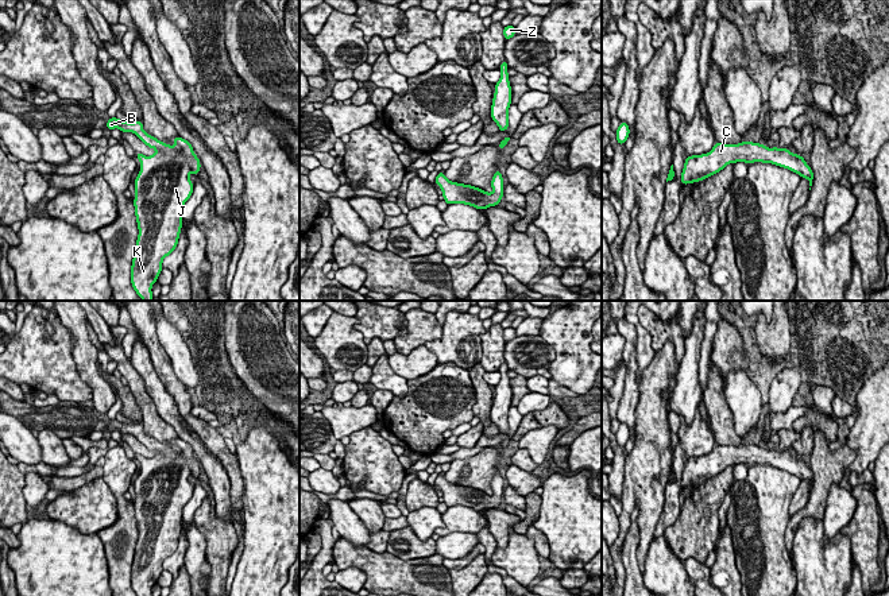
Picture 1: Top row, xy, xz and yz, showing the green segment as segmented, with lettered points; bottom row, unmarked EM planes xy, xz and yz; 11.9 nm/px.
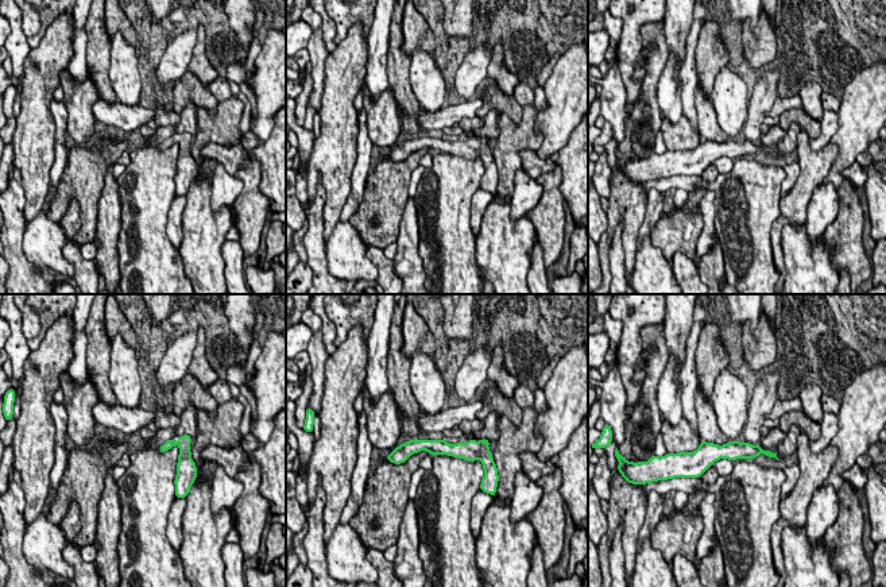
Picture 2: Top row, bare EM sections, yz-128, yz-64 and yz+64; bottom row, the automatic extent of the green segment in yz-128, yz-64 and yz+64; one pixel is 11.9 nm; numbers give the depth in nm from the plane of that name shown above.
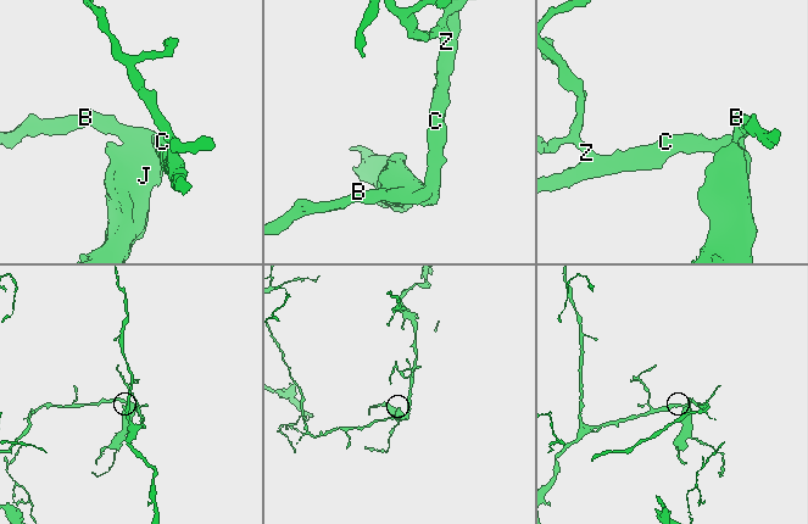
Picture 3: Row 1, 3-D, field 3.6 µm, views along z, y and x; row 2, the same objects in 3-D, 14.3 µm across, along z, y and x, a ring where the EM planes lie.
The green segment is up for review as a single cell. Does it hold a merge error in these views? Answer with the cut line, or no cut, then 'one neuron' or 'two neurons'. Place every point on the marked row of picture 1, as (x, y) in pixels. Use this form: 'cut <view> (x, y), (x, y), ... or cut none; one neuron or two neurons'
cut none; one neuron

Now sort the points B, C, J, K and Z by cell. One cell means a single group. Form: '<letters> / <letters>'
B C J K Z

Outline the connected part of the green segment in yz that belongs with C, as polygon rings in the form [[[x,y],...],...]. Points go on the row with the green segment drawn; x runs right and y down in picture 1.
[[[741,142],[739,144],[715,143],[707,154],[687,156],[680,182],[683,185],[704,181],[706,178],[719,173],[730,163],[754,162],[772,163],[778,167],[788,169],[801,178],[809,181],[812,186],[813,173],[804,158],[792,154],[789,148],[765,147],[762,143]]]

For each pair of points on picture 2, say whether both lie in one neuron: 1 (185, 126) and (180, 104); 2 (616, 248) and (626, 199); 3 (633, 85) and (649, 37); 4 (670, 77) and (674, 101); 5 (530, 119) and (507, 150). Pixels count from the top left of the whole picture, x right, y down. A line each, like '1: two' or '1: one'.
1: two
2: two
3: two
4: one
5: one

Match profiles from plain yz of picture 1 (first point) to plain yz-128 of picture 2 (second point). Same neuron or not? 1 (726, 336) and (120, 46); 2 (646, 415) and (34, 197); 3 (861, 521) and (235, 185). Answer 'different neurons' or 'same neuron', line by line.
1: different neurons
2: same neuron
3: different neurons

